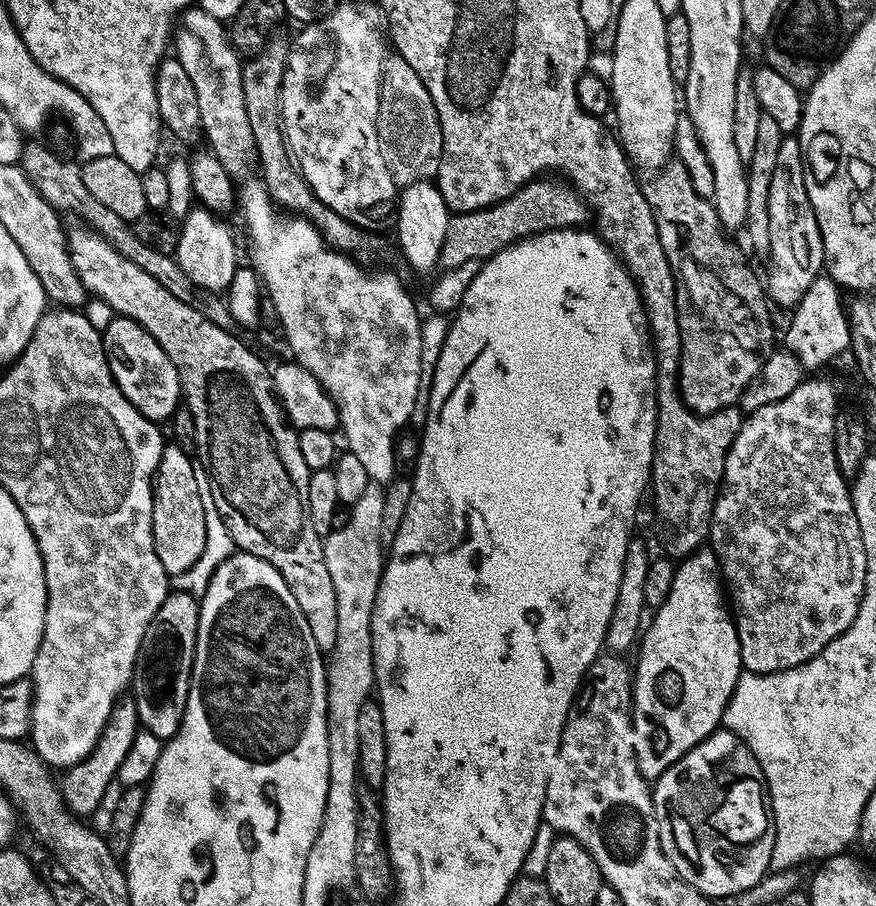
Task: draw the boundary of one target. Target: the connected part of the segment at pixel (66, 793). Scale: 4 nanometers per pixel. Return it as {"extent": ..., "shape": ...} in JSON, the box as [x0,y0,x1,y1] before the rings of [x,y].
{"extent":[62,698,142,818],"shape":[[[124,698],[117,704],[116,709],[110,714],[104,732],[96,743],[96,748],[80,764],[67,769],[68,776],[62,783],[62,795],[69,812],[77,818],[88,818],[100,807],[105,807],[108,788],[117,779],[120,767],[128,760],[132,747],[136,744],[136,735],[141,735],[142,725],[138,718],[135,699]]]}

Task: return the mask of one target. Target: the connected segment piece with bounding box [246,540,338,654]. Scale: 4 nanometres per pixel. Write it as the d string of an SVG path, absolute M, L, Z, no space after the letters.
M251 540L246 545L247 551L272 561L286 578L286 586L298 598L298 607L310 625L310 634L314 634L314 642L320 647L321 653L330 654L336 648L338 636L338 594L334 594L334 582L330 578L330 570L326 570L323 547L307 548L305 544L296 544L296 552L279 552L276 544L256 544Z

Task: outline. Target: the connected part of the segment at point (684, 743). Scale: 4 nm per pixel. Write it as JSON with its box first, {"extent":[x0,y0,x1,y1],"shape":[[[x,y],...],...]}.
{"extent":[631,550,744,782],"shape":[[[701,550],[692,553],[683,561],[684,564],[676,572],[676,577],[672,580],[672,585],[668,588],[668,597],[664,600],[664,605],[656,612],[656,617],[651,617],[650,623],[647,625],[646,631],[643,633],[642,639],[638,644],[638,653],[636,664],[634,660],[634,687],[632,689],[632,738],[631,745],[636,754],[636,764],[640,767],[640,773],[644,779],[649,782],[659,780],[662,773],[676,764],[690,749],[701,744],[702,741],[708,739],[713,732],[721,727],[724,711],[728,709],[730,698],[734,694],[734,690],[740,677],[744,663],[740,657],[740,643],[738,642],[738,634],[736,633],[736,622],[730,611],[729,605],[726,603],[726,592],[722,587],[722,573],[716,562],[716,553],[711,550]]]}

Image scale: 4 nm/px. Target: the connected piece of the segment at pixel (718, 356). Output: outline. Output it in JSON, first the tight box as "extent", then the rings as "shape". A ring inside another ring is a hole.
{"extent":[678,352,762,416],"shape":[[[688,352],[680,359],[678,391],[680,399],[698,416],[713,416],[716,412],[739,405],[746,389],[754,383],[762,371],[762,360],[748,352]]]}

